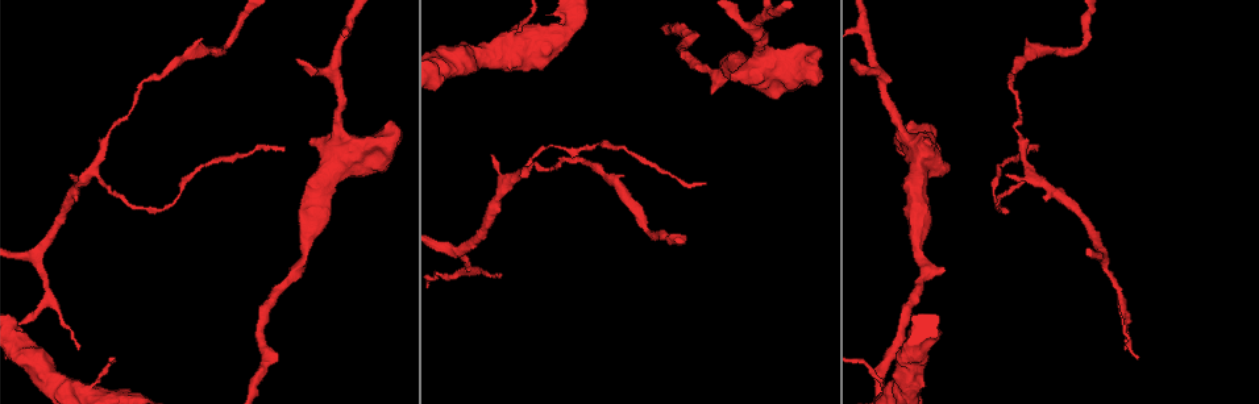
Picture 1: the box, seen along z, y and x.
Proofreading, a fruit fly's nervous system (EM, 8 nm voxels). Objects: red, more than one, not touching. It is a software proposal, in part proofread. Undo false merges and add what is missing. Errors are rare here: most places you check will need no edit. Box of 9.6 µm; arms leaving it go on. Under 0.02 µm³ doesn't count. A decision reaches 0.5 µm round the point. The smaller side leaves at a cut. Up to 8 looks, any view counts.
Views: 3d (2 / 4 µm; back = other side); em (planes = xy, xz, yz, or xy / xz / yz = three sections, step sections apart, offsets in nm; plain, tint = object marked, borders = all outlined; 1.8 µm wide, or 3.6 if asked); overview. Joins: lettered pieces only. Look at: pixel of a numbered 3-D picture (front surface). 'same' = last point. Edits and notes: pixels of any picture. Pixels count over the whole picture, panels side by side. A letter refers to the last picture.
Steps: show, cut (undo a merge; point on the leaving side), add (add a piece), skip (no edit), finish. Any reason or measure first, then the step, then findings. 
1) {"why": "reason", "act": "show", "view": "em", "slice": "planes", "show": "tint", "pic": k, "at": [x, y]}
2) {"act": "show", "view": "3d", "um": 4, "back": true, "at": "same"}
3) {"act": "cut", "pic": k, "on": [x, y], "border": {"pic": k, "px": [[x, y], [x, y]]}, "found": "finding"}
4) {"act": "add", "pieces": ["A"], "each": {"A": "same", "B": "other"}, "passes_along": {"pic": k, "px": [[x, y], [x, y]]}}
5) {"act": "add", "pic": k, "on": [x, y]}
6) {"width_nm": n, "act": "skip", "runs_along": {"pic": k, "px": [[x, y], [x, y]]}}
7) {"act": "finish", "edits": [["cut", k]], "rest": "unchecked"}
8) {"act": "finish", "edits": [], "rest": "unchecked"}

{"act": "show", "view": "3d", "um": 4, "pic": 1, "at": [389, 120]}

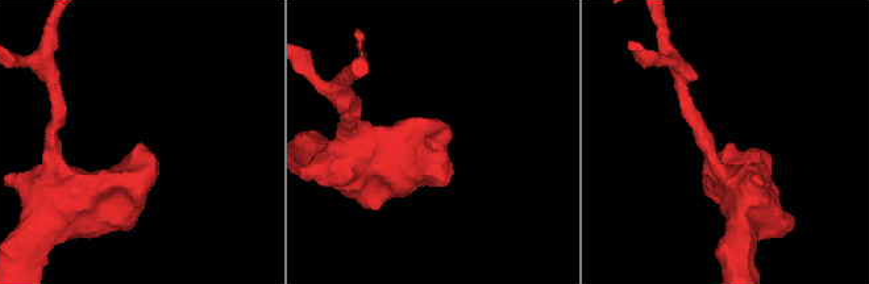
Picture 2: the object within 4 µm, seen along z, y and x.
{"act": "show", "view": "em", "um": 3.6, "slice": "planes", "show": "borders", "pic": 2, "at": [734, 144]}

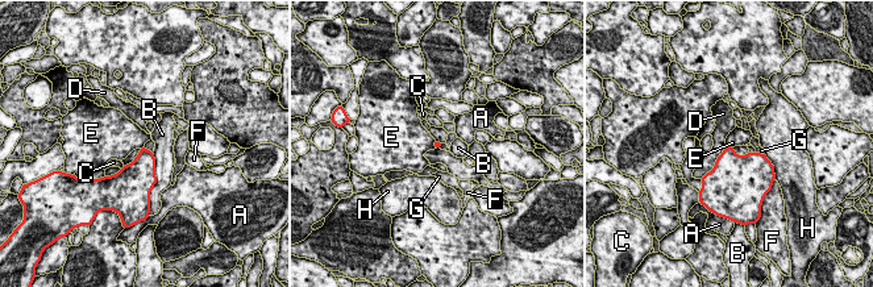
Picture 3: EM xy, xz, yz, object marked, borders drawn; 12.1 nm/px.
{"act": "skip", "each": {"A": "other", "B": "other", "C": "other", "D": "other", "E": "other", "F": "other", "G": "other", "H": "other"}, "border": {"pic": 3, "px": [[727, 145], [732, 148]]}, "found": "no lettered piece goes on from it"}

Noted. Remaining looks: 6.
{"why": "thick end", "act": "show", "view": "em", "um": 3.6, "slice": "yz", "step": 16, "show": "borders", "pic": 1, "at": [731, 73]}

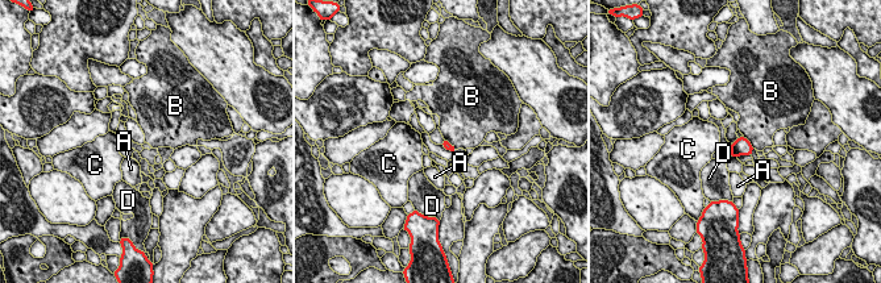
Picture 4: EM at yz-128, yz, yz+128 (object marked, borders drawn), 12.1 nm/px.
{"why": "another direction", "act": "show", "view": "em", "um": 3.6, "slice": "planes", "show": "borders", "at": "same"}

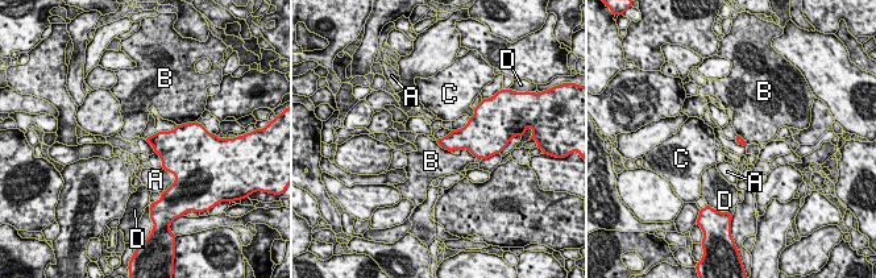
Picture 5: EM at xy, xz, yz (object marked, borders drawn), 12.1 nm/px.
{"act": "skip", "each": {"A": "other", "B": "other", "C": "other", "D": "other"}, "border": {"pic": 5, "px": [[436, 140], [451, 152]]}, "found": "none of them fits"}

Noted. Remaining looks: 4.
{"why": "tapers out", "act": "show", "view": "em", "slice": "xz", "step": 8, "show": "borders", "pic": 1, "at": [1032, 151]}

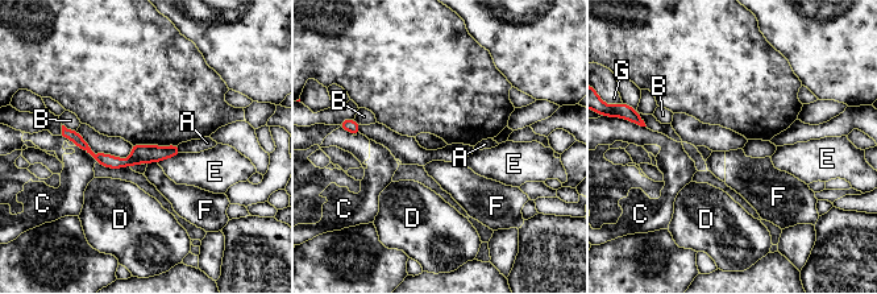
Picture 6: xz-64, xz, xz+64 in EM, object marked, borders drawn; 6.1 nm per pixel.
{"longest_contact_nm": ["C", 170], "act": "skip", "each": {"A": "other", "B": "other", "C": "other", "D": "other", "E": "other", "F": "other", "G": "other"}, "found": "no lettered piece goes on from it"}

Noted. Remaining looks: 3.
{"act": "finish", "edits": [], "rest": "unchecked"}

